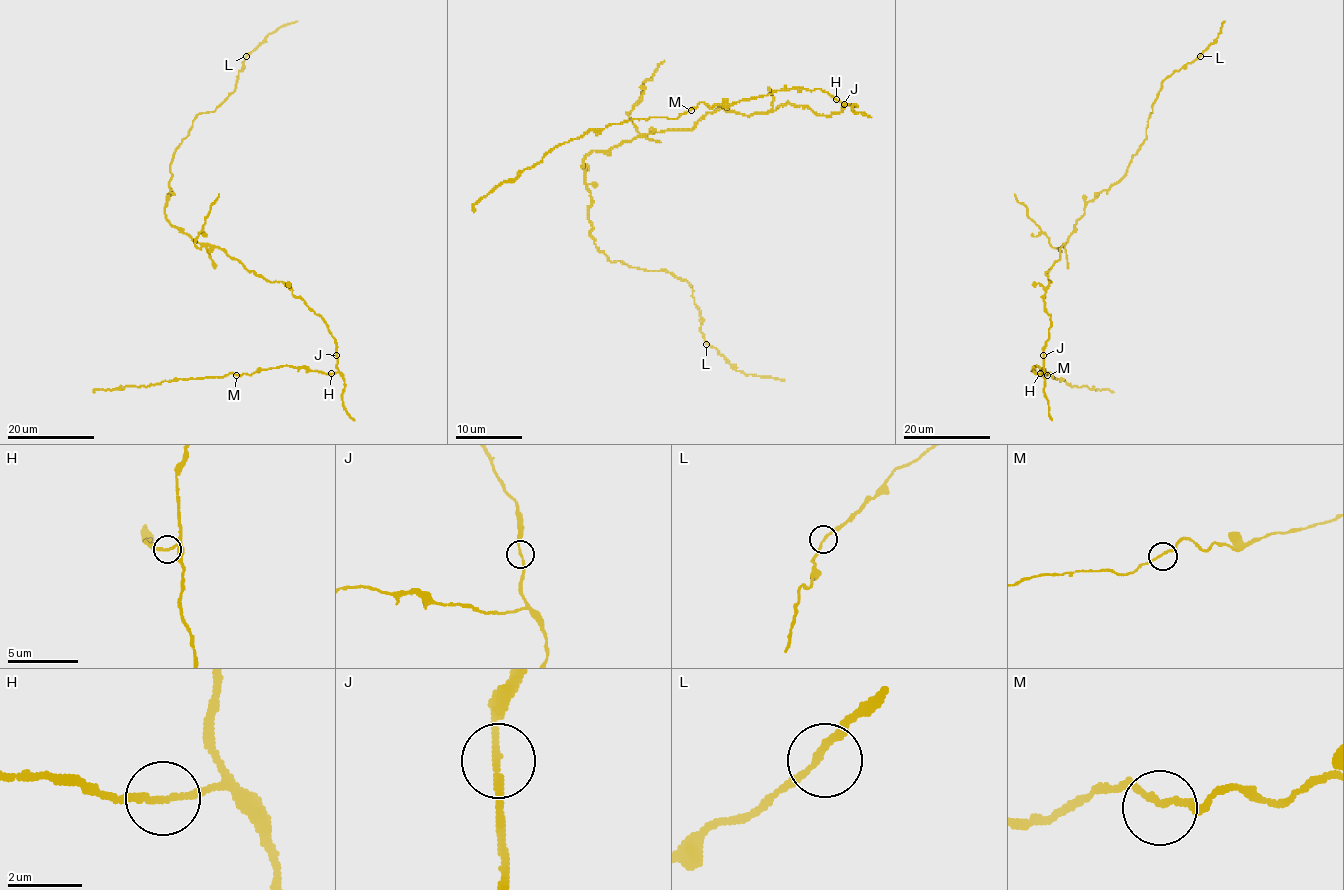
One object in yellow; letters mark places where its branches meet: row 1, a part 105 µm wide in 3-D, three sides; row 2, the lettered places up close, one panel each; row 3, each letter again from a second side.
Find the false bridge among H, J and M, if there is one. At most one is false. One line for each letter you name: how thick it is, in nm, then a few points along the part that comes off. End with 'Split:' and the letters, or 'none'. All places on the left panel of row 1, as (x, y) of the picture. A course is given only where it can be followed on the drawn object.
Split: none

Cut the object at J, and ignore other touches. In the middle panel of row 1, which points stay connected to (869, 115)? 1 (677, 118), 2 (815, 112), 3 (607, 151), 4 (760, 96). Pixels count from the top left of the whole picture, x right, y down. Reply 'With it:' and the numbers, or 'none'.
With it: 1, 4

